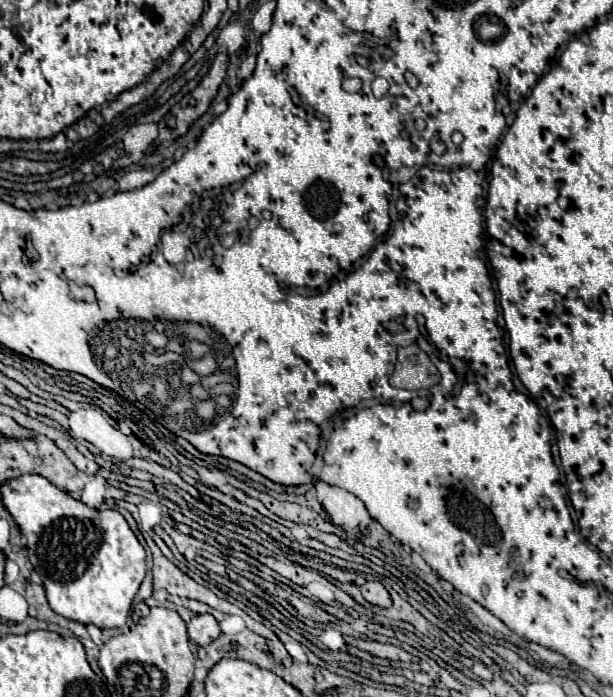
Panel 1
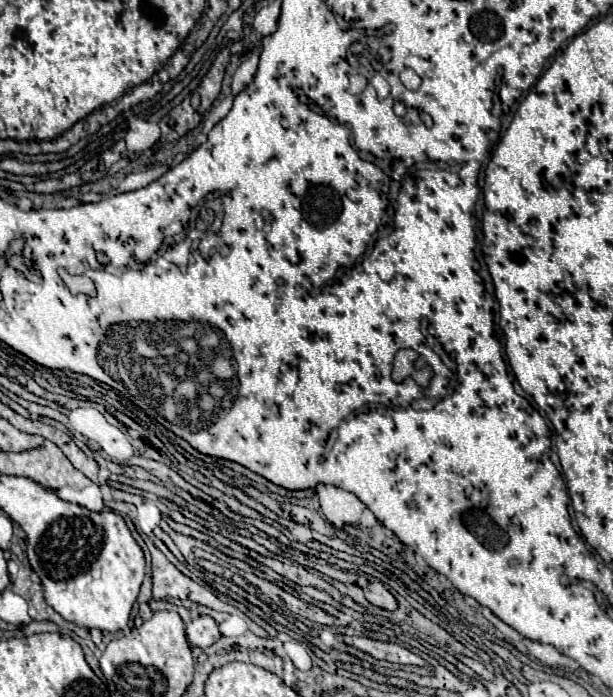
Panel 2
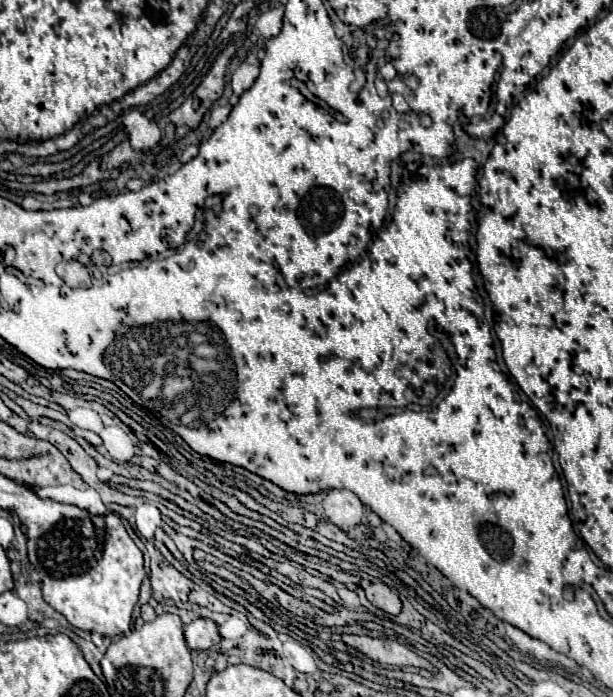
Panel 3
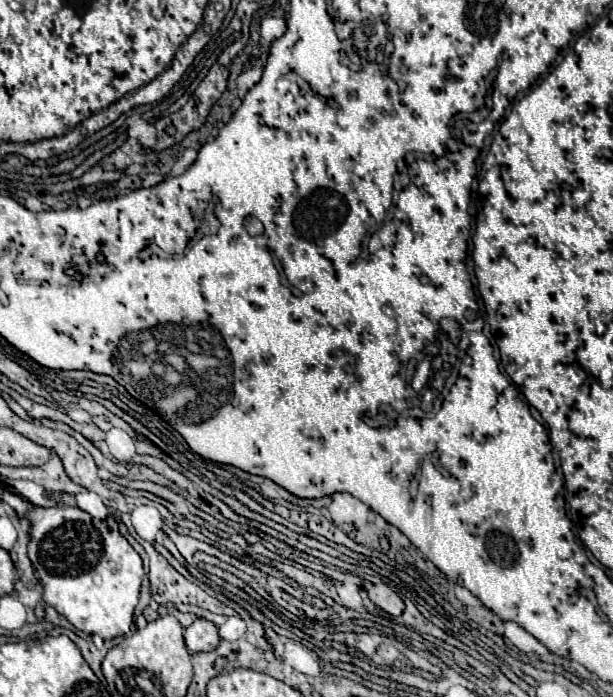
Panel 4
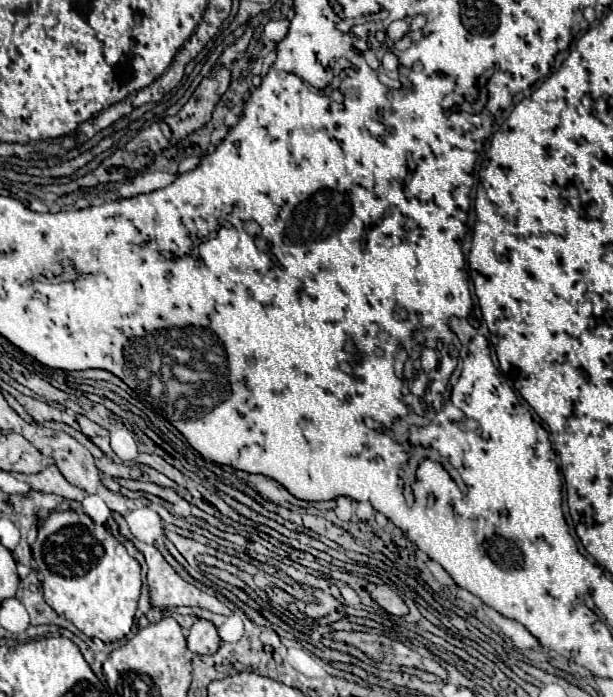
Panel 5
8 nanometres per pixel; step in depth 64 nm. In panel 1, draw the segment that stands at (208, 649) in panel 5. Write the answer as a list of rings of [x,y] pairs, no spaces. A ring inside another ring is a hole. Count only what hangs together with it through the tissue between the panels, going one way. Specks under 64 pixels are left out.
[[[198,614],[188,622],[188,636],[198,646],[206,646],[222,634],[216,618],[212,614]]]

